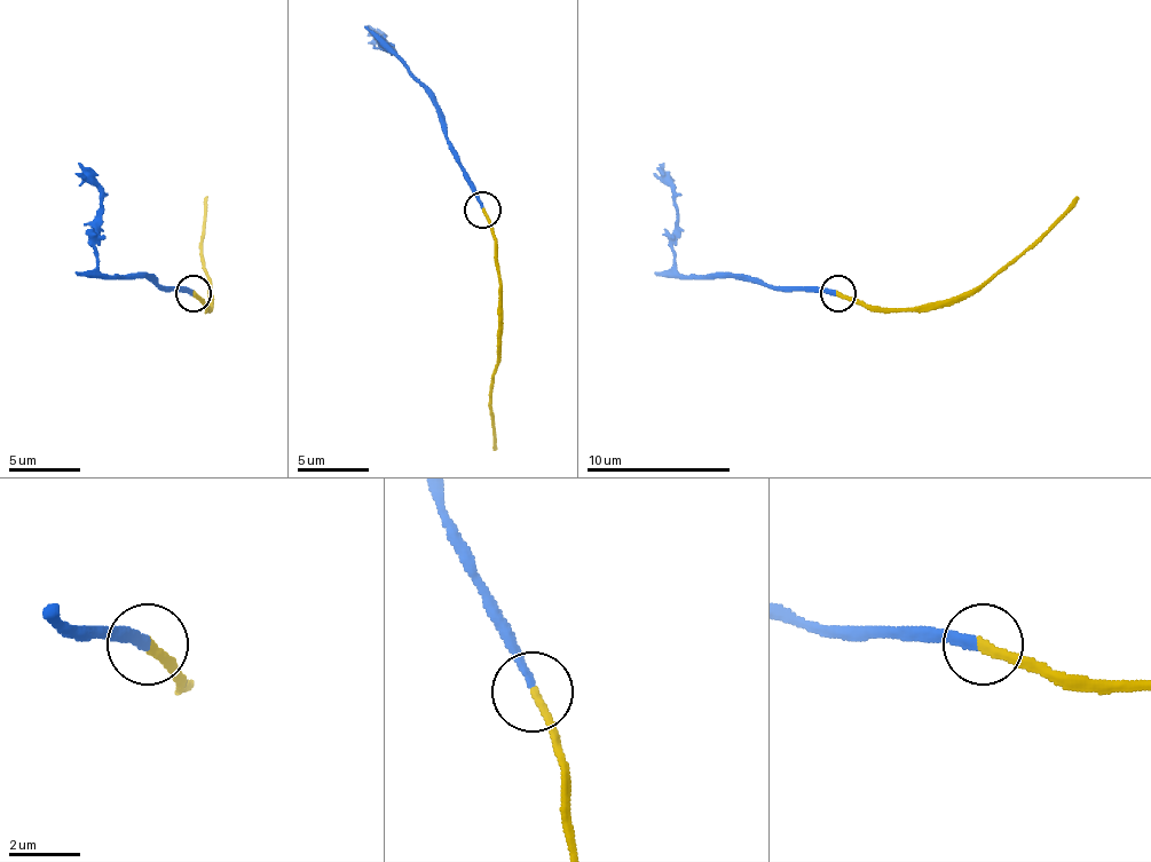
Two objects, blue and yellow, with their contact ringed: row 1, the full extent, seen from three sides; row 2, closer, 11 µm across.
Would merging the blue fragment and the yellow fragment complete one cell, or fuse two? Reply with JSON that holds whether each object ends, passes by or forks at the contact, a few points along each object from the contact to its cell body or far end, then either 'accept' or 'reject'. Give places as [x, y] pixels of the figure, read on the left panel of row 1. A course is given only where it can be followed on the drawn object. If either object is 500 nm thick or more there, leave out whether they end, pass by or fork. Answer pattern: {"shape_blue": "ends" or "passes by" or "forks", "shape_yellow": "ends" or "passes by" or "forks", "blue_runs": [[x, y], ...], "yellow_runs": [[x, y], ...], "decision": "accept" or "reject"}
{"shape_blue": "ends", "shape_yellow": "ends", "blue_runs": [[194, 294], [165, 291], [151, 276], [104, 276], [97, 269], [101, 187], [79, 161]], "yellow_runs": [[194, 294], [209, 309], [212, 305], [202, 254], [209, 197]], "decision": "accept"}

